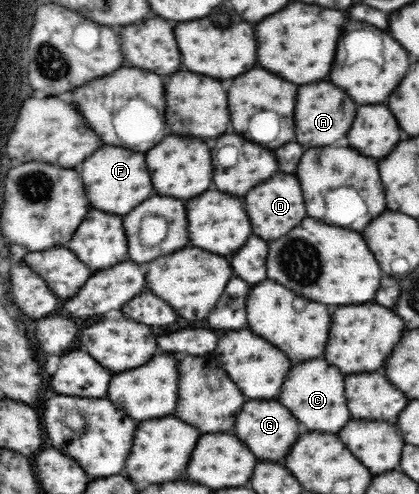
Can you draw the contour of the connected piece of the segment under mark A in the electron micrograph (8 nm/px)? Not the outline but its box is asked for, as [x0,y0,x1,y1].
[296,82,356,146]

